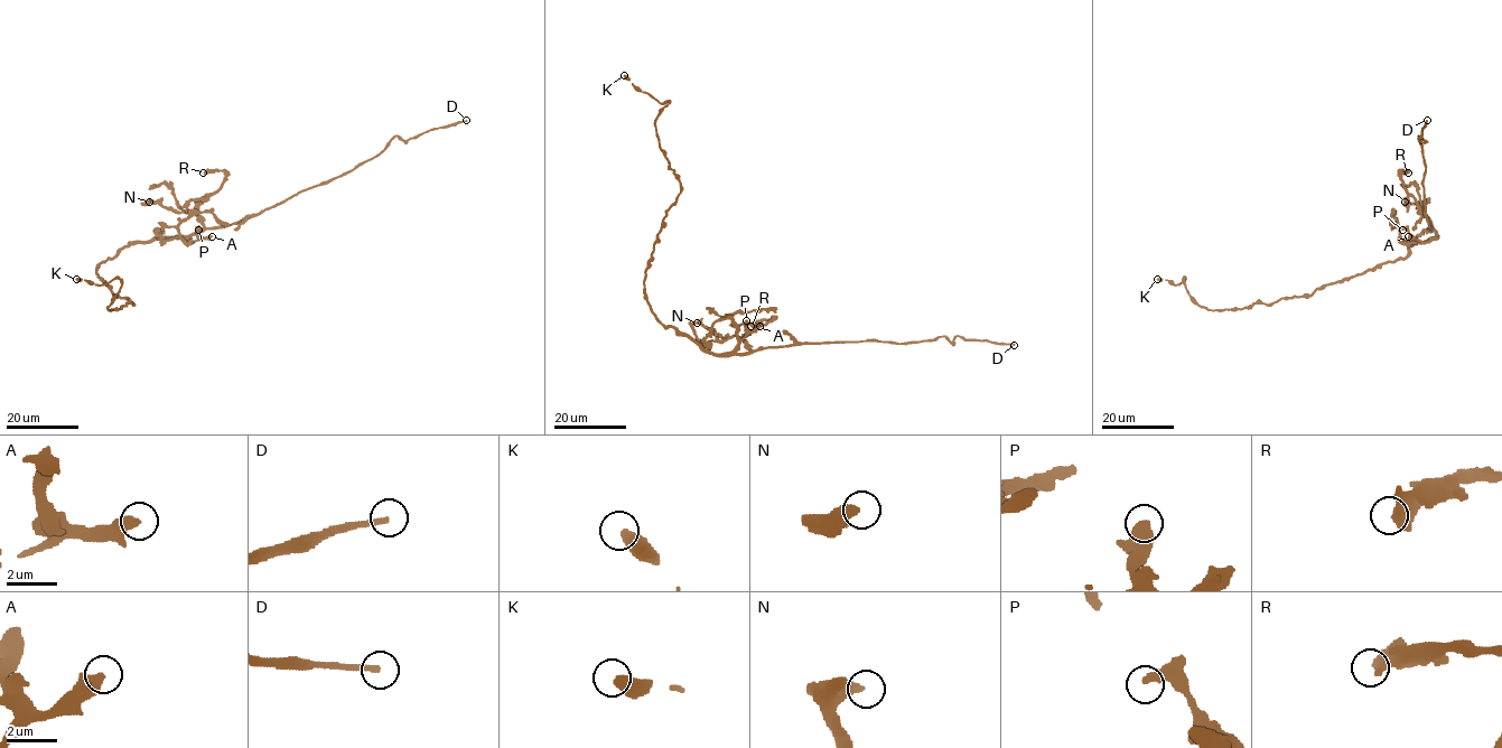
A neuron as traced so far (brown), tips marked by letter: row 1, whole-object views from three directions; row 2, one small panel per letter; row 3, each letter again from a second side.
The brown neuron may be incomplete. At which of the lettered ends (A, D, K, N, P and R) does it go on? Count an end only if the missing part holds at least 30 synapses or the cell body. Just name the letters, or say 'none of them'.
D

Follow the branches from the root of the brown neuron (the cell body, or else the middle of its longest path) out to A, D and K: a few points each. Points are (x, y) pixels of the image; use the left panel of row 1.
A: (143, 242), (185, 237), (194, 242), (212, 236)
D: (143, 242), (190, 236), (241, 223), (348, 173), (376, 157), (395, 136), (406, 142), (466, 120)
K: (143, 242), (96, 268), (112, 293), (133, 305), (108, 309), (119, 279), (100, 284), (76, 279)

